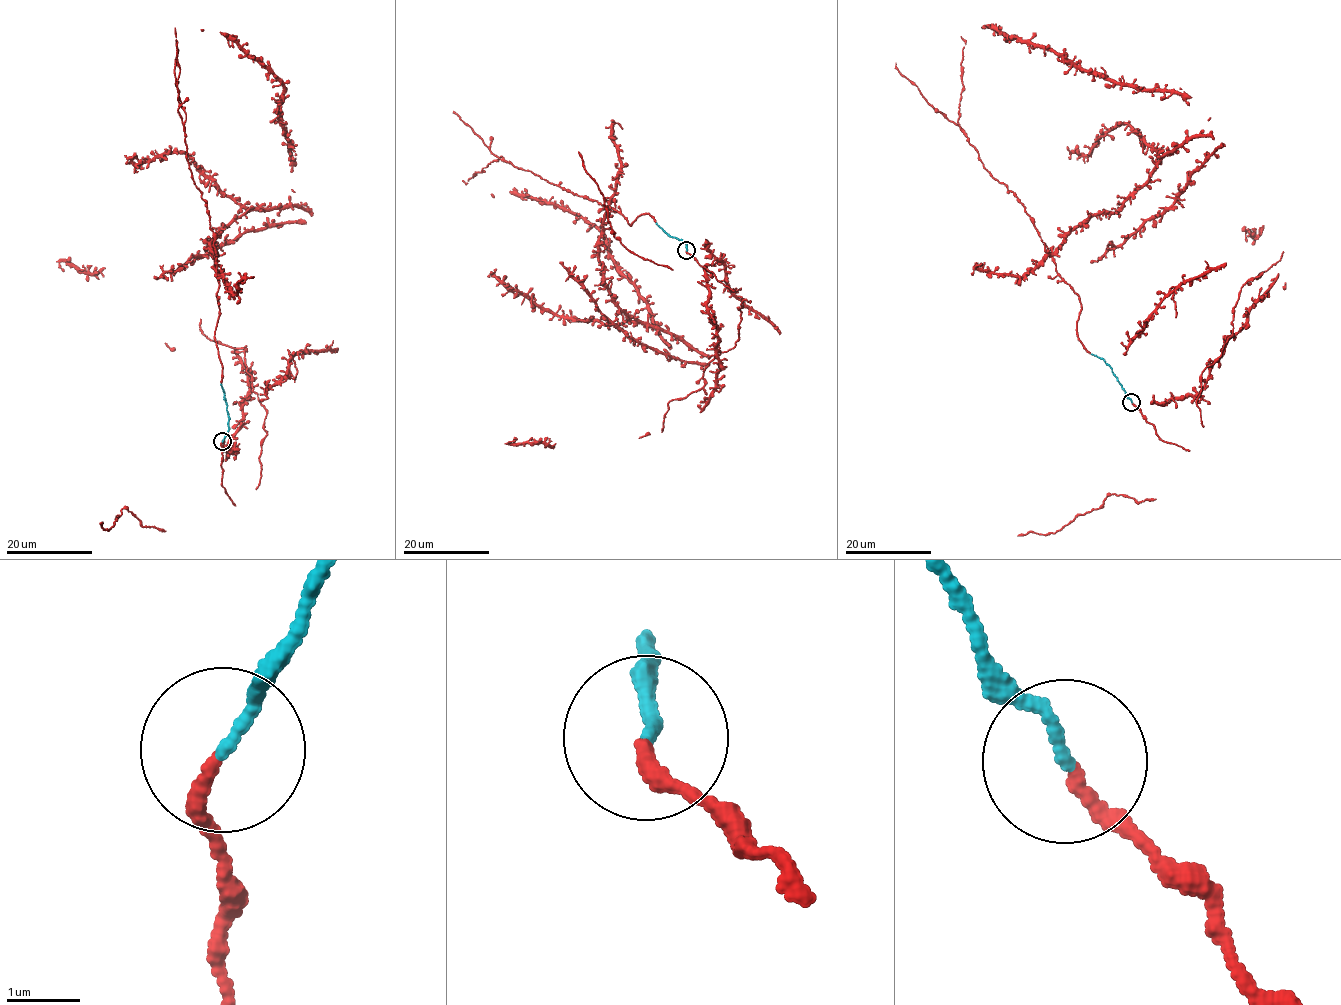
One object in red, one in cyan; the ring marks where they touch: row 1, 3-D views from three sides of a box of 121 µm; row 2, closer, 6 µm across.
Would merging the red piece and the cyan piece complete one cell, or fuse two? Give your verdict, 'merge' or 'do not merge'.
merge

